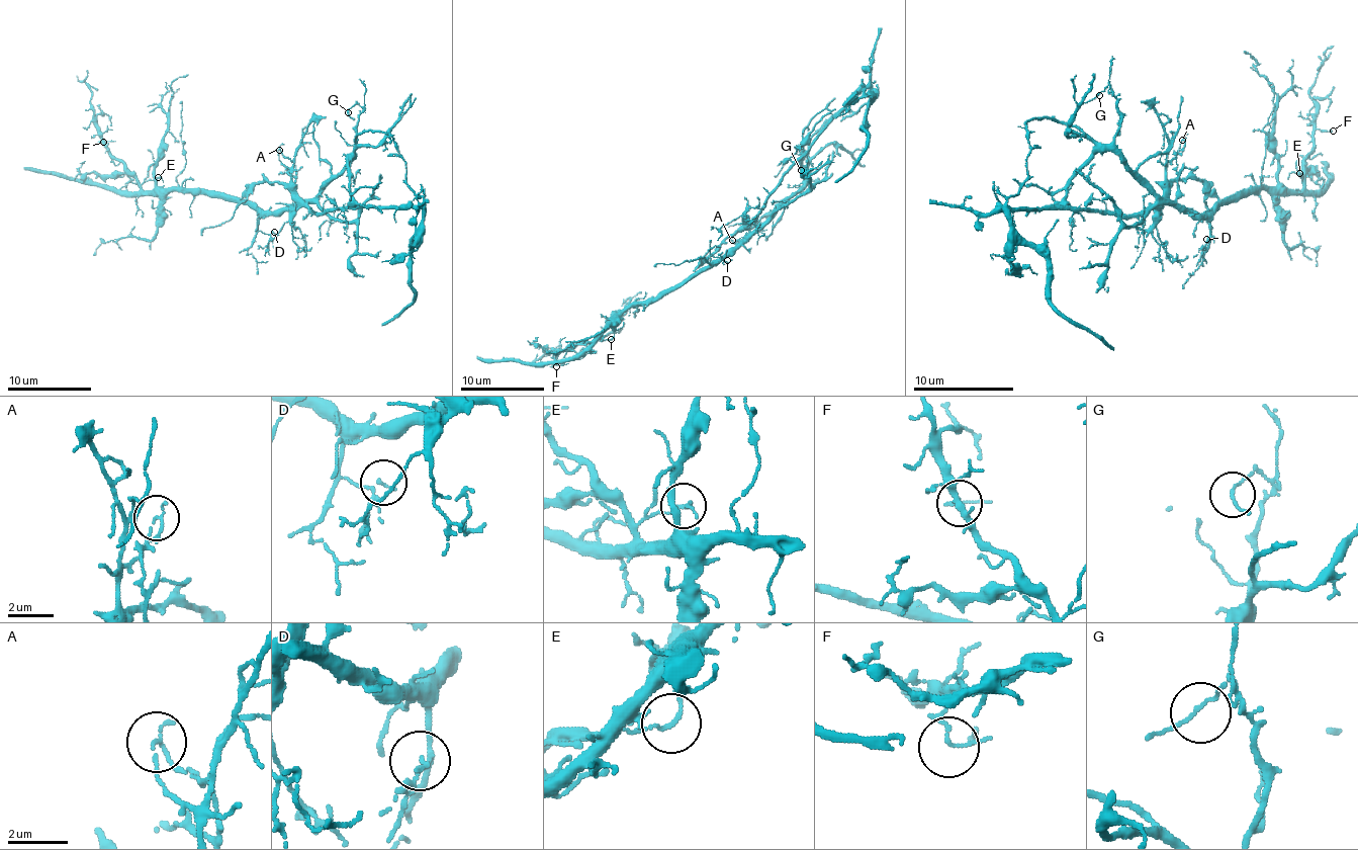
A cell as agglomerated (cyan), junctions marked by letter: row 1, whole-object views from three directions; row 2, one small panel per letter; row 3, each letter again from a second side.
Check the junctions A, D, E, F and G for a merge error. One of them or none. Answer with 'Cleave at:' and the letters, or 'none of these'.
Cleave at: A

